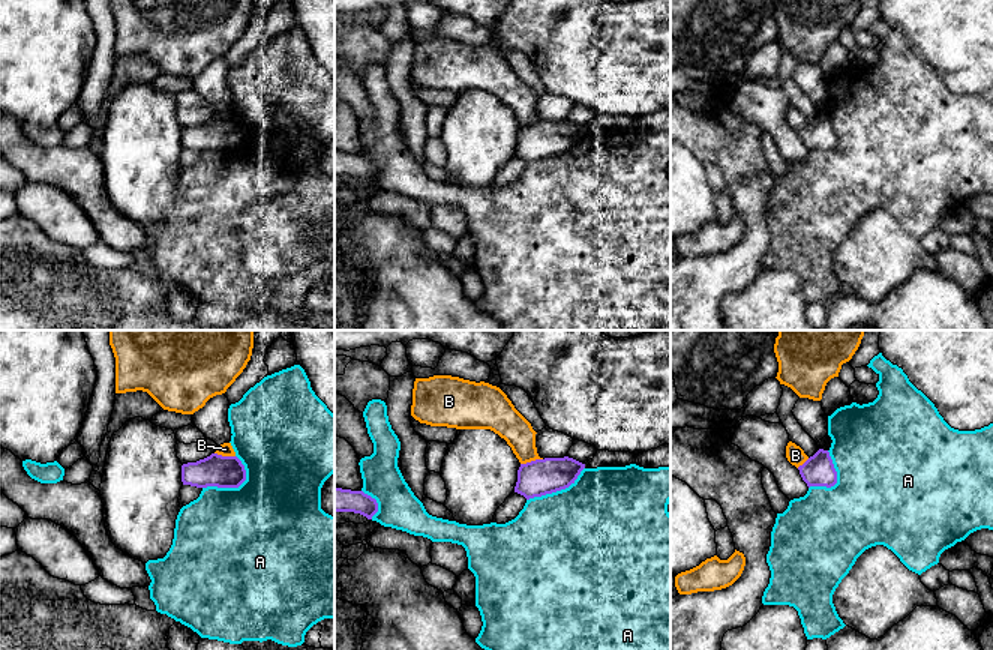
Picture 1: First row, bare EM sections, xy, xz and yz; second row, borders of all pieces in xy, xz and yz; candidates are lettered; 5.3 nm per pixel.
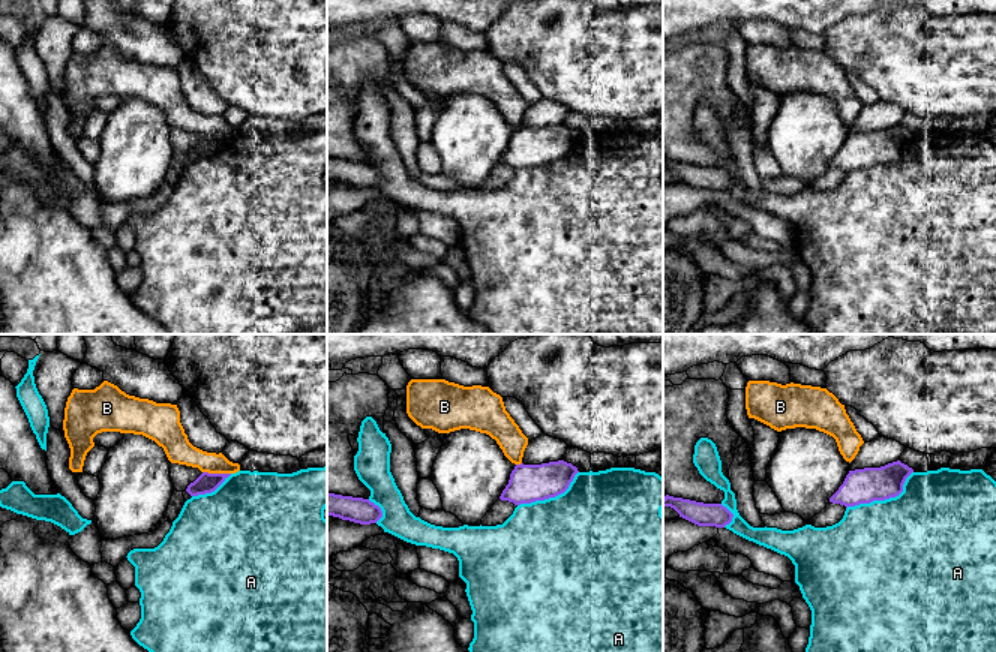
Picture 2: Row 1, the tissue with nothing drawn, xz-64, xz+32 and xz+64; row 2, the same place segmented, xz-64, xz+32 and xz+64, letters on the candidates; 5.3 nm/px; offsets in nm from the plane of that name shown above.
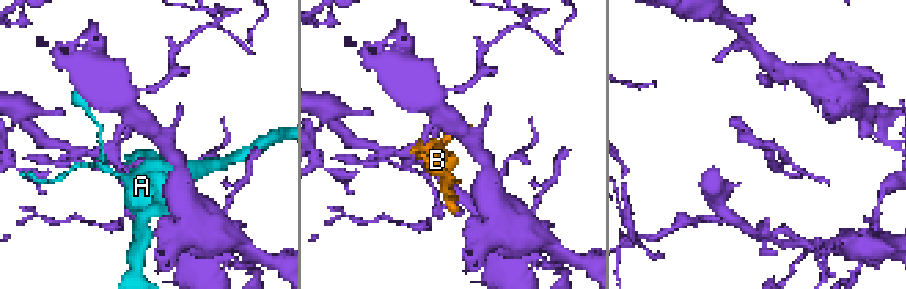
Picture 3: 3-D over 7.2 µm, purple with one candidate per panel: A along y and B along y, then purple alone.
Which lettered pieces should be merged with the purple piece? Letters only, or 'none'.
none

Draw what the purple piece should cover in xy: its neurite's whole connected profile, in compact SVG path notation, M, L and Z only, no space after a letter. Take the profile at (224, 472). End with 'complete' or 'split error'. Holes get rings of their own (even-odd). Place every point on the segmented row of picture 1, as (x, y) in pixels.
M212 453L196 462L182 465L182 482L196 488L238 488L246 480L246 470L237 456Z; complete

